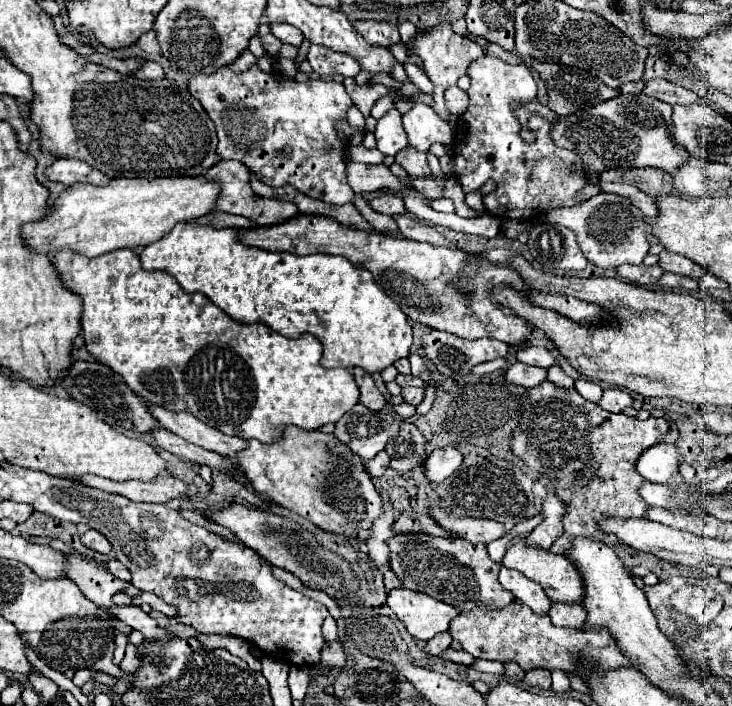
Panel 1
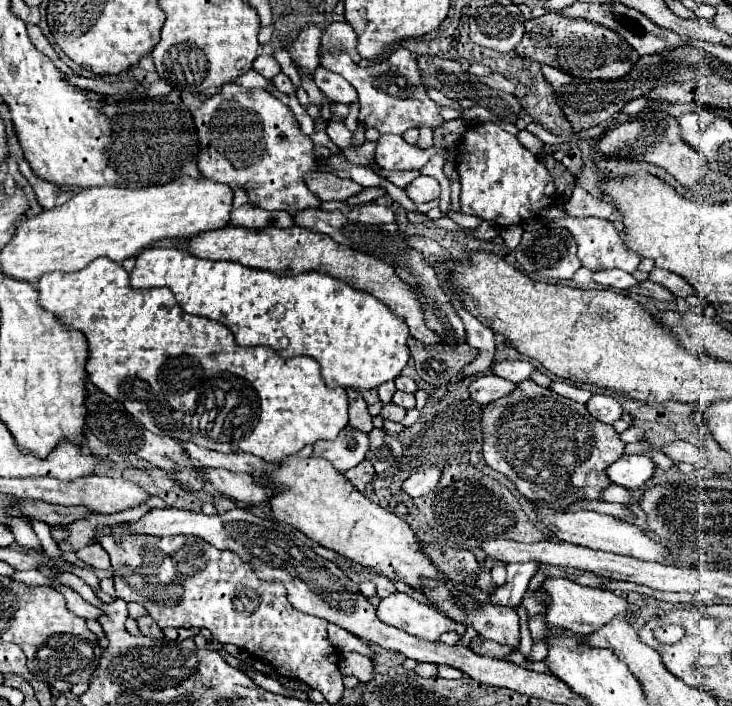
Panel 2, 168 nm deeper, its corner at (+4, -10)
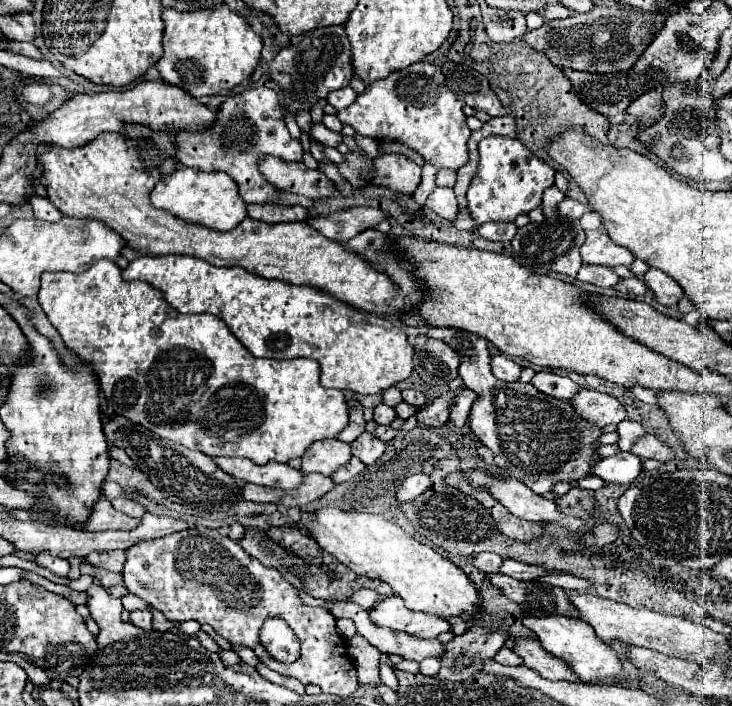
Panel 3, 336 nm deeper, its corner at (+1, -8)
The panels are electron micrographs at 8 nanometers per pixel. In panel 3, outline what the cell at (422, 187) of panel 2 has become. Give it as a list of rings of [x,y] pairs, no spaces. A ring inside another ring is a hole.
[[[436,186],[428,200],[426,200],[426,206],[430,210],[434,210],[438,216],[446,218],[446,220],[452,220],[456,214],[458,214],[458,202],[456,202],[456,196],[452,192],[452,188],[444,188],[444,186]]]

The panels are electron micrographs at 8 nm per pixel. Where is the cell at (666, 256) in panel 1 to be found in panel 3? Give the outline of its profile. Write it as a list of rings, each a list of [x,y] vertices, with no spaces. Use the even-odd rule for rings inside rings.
[[[650,268],[644,274],[644,282],[648,284],[648,288],[656,296],[656,300],[664,306],[676,306],[680,302],[680,298],[684,296],[680,284],[674,278],[670,278],[668,274],[664,274],[662,270]]]

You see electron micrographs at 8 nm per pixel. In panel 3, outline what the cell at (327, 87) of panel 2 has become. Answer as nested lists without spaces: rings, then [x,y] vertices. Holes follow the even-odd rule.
[[[344,86],[340,90],[334,90],[328,94],[328,104],[332,104],[336,110],[344,110],[348,108],[354,100],[356,100],[356,92],[350,88],[350,86]]]

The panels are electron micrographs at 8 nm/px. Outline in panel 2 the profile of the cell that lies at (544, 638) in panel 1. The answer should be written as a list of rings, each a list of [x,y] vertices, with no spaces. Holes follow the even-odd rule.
[[[485,640],[483,644],[471,644],[471,648],[477,652],[477,654],[485,654],[485,656],[493,656],[493,658],[505,658],[507,654],[511,654],[513,650],[509,646],[501,646],[497,642],[489,642]]]

